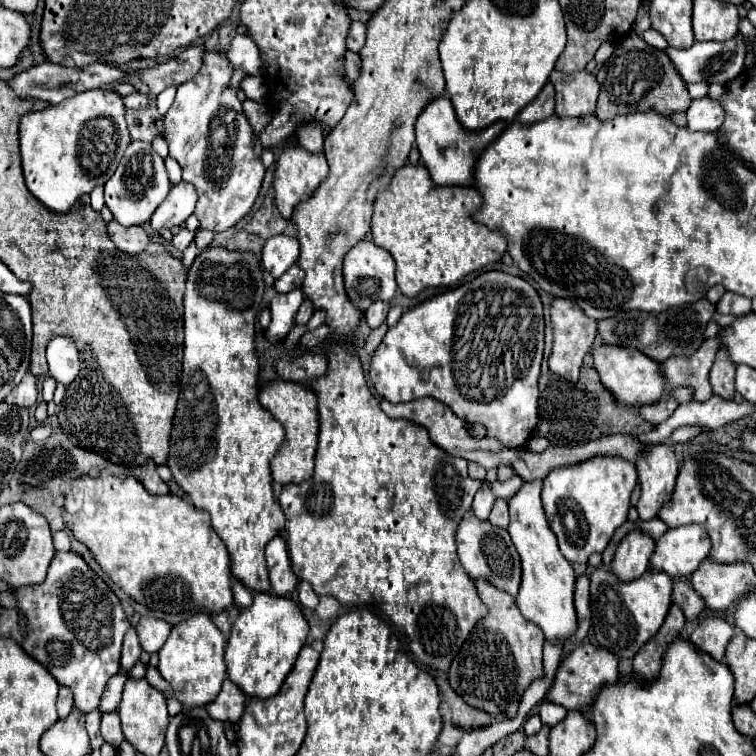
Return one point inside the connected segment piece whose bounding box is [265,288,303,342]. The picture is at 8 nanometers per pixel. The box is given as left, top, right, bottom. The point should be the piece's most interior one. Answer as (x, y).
(284, 307)

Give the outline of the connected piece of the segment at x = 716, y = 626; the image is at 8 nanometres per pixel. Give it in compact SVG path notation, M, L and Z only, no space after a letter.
M709 616L699 622L695 632L691 634L691 642L701 650L705 650L707 654L711 654L715 660L723 660L731 636L733 628L723 618Z

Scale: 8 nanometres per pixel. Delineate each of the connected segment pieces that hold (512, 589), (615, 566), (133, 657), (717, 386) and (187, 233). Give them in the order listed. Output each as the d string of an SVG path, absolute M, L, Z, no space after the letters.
M467 512L457 530L457 552L461 566L473 580L483 578L495 588L507 592L511 598L517 598L521 586L521 558L505 528L493 526L491 522L475 518L473 512Z
M631 530L617 546L611 570L619 582L631 582L647 572L655 540L641 530Z
M129 628L125 638L123 638L123 652L121 652L121 670L123 672L129 672L131 666L139 660L139 654L143 652L141 644L139 644L139 638L137 638L137 632L135 628Z
M719 348L711 374L709 374L711 386L713 386L713 394L731 400L733 392L735 392L735 362L729 356L729 350Z
M181 228L175 236L173 236L173 246L179 250L179 252L183 252L191 242L193 242L193 238L195 238L195 234L191 232L191 230L187 230L187 228Z

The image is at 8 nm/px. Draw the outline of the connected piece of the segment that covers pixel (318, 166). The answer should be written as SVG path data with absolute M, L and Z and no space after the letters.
M285 146L275 170L275 200L281 216L291 220L295 208L309 200L311 194L325 182L329 172L323 154L313 156L301 146Z

